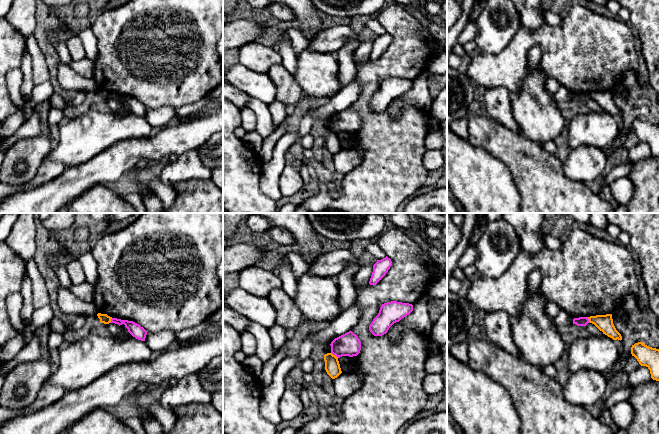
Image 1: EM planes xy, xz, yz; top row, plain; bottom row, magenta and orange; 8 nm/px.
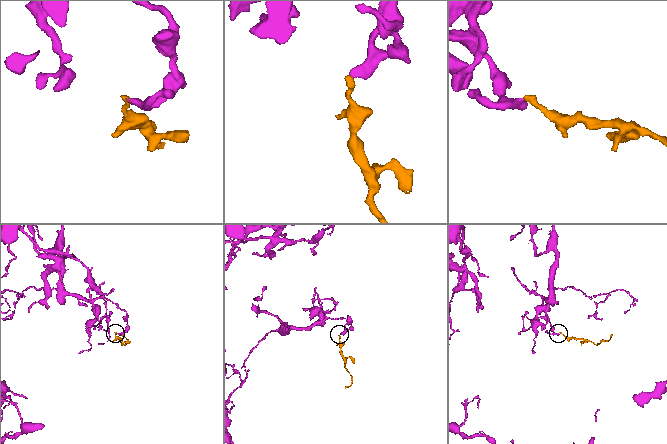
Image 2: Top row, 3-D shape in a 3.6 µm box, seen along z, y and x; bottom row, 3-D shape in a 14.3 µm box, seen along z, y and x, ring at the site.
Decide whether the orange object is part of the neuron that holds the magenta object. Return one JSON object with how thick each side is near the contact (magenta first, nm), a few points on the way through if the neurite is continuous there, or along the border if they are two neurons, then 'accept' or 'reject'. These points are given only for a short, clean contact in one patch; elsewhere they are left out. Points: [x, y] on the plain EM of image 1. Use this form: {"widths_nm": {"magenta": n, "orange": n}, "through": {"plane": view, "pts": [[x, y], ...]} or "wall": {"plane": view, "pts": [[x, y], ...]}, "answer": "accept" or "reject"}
{"widths_nm": {"magenta": 190, "orange": 120}, "wall": {"plane": "xz", "pts": [[331, 128], [338, 133]]}, "answer": "reject"}

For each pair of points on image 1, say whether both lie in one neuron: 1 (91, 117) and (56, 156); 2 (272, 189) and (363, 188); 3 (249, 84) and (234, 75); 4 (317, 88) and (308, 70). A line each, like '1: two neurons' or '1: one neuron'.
1: one neuron
2: two neurons
3: one neuron
4: one neuron

